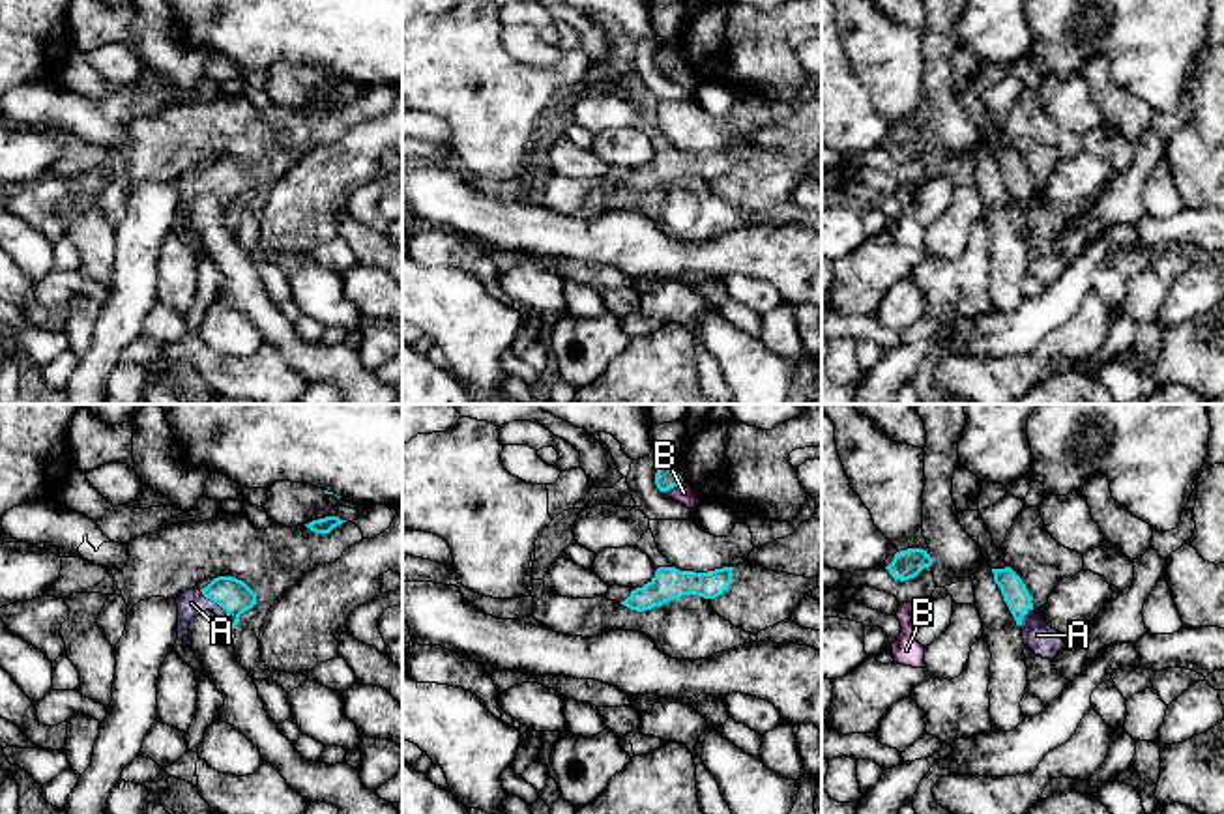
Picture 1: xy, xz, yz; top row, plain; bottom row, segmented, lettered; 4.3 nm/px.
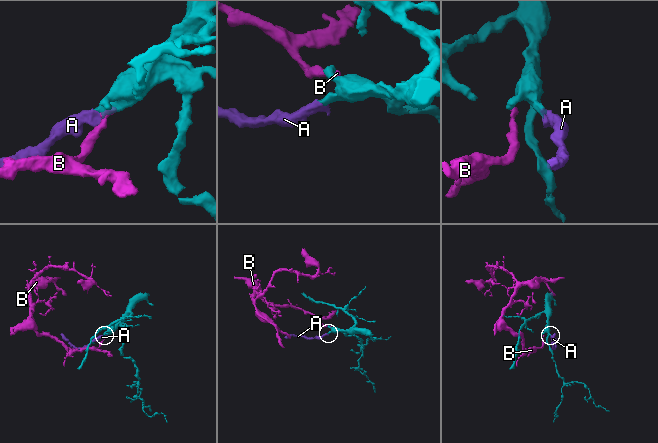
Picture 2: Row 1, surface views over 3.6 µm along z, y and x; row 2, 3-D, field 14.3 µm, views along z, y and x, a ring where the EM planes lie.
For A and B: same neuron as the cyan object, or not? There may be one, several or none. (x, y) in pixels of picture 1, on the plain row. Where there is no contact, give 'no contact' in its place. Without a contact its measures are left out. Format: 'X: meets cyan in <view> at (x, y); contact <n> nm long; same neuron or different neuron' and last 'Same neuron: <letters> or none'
A: meets cyan in xy at (218, 184); contact 200 nm long; same neuron
B: meets cyan in xz at (672, 68); contact 100 nm long; different neuron
Same neuron: A

